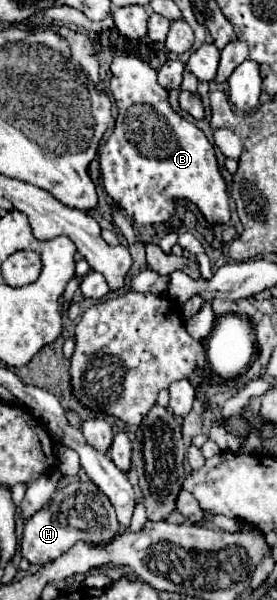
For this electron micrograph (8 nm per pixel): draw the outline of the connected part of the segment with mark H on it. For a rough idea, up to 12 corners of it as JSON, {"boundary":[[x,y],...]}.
{"boundary":[[71,481],[29,517],[21,555],[45,565],[119,521],[93,481]]}

